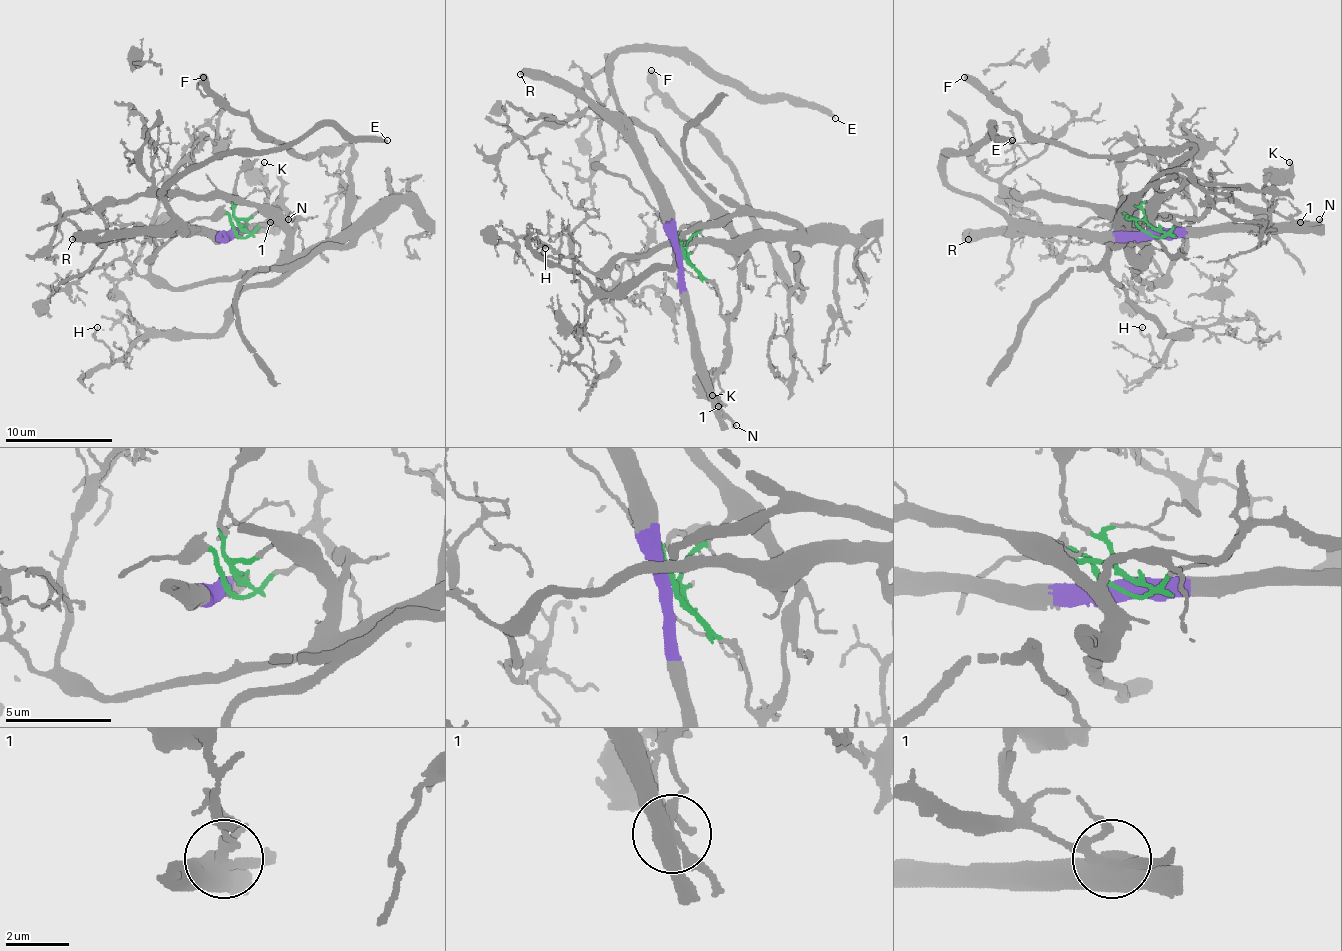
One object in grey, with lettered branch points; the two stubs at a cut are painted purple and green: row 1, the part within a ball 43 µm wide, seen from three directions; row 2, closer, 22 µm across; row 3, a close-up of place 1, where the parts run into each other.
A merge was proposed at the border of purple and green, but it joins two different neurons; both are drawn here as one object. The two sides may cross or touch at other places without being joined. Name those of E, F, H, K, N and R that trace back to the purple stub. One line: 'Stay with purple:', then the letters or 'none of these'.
Stay with purple: E, R

